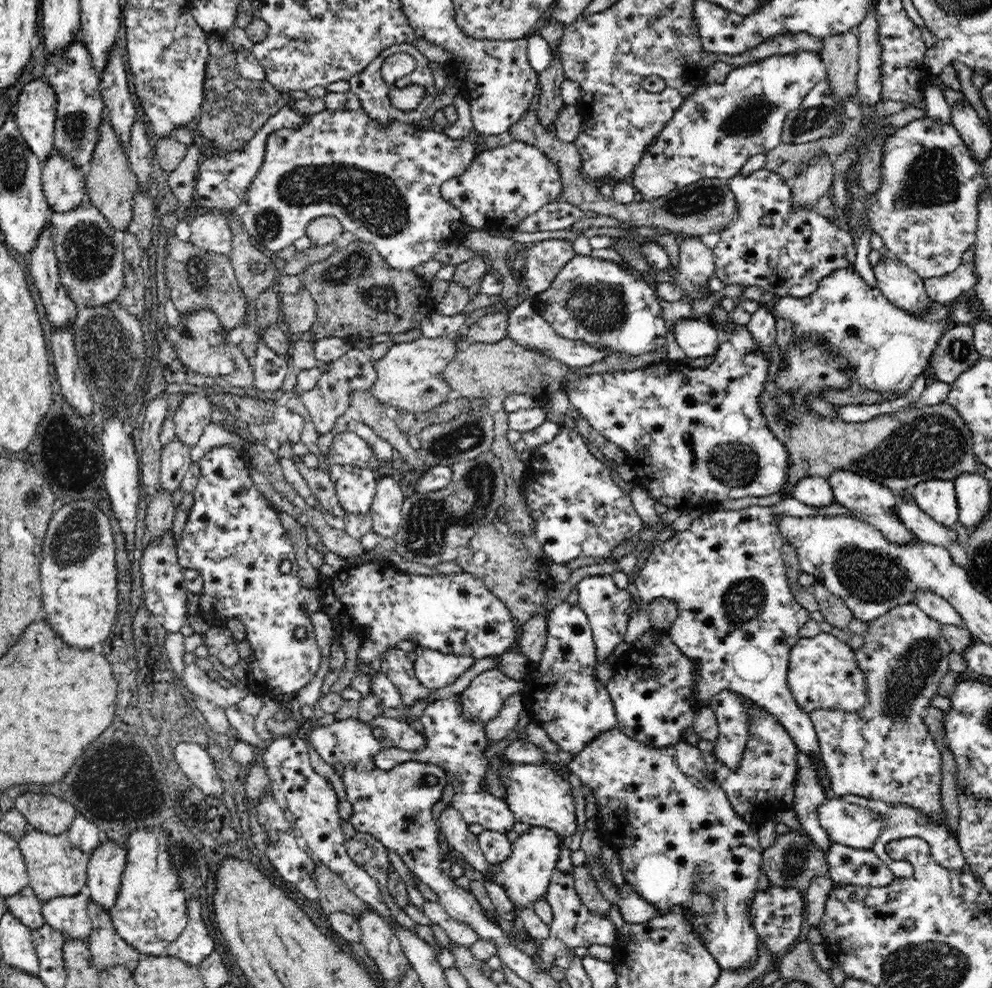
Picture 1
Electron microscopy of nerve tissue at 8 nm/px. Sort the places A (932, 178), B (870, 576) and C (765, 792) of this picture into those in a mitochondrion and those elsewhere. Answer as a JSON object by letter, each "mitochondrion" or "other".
{"A":"mitochondrion","B":"mitochondrion","C":"other"}

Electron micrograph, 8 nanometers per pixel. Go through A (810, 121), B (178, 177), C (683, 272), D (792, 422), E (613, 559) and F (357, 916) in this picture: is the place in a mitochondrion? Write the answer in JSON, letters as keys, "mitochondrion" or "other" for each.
{"A":"mitochondrion","B":"other","C":"other","D":"mitochondrion","E":"other","F":"other"}

